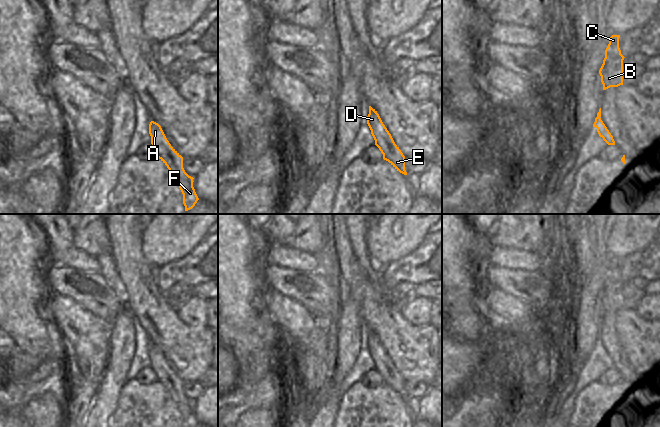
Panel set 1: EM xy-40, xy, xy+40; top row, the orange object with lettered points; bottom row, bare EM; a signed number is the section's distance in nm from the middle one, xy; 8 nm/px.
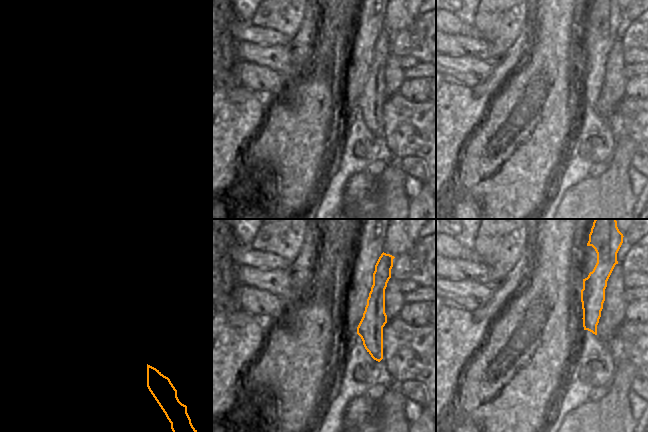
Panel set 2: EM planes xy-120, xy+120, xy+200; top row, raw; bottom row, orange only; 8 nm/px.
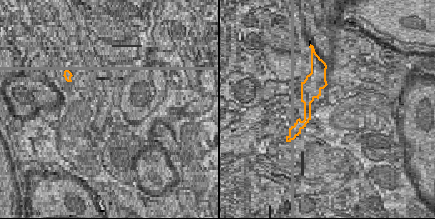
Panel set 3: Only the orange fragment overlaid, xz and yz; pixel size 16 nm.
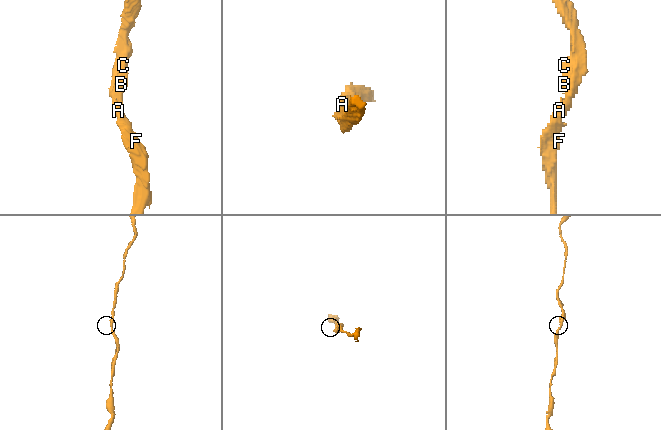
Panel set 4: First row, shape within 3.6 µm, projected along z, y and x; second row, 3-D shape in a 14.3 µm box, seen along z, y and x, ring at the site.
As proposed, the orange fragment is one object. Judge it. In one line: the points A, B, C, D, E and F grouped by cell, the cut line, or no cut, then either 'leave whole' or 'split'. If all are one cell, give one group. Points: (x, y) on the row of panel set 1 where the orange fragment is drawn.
groups A B C D E F; cut none; leave whole

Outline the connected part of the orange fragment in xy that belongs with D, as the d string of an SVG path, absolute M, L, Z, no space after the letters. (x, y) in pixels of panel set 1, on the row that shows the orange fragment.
M369 106L367 124L375 140L375 145L383 154L383 159L388 161L397 171L407 175L405 170L405 156L395 144L391 134L383 124L379 114Z

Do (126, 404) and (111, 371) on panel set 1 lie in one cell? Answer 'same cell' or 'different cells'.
different cells

